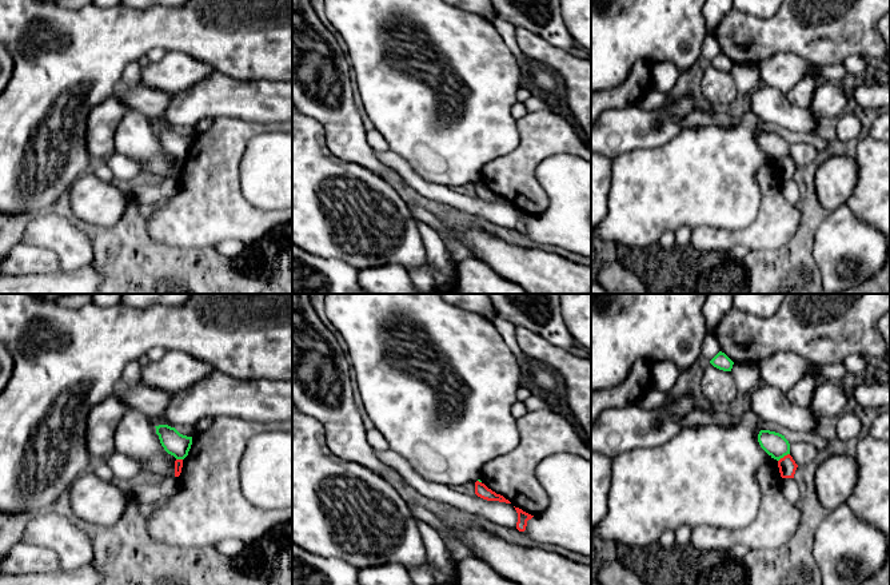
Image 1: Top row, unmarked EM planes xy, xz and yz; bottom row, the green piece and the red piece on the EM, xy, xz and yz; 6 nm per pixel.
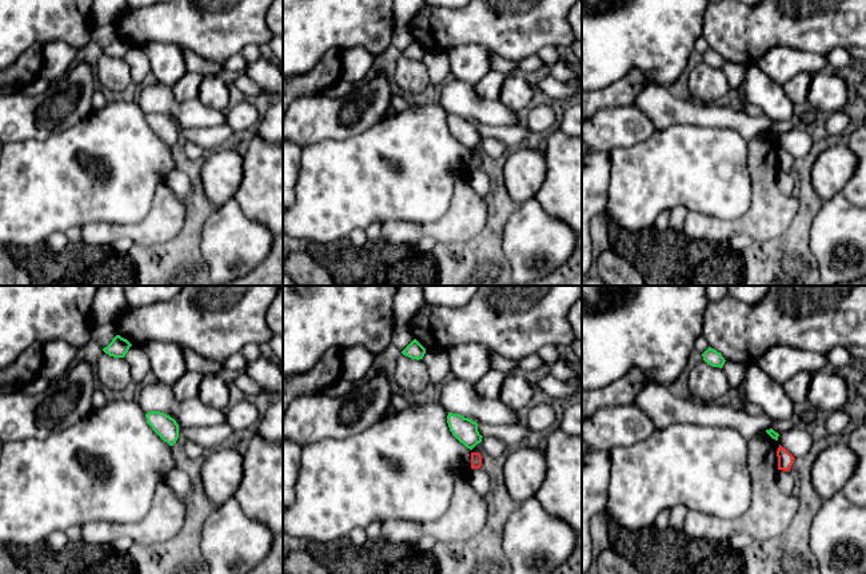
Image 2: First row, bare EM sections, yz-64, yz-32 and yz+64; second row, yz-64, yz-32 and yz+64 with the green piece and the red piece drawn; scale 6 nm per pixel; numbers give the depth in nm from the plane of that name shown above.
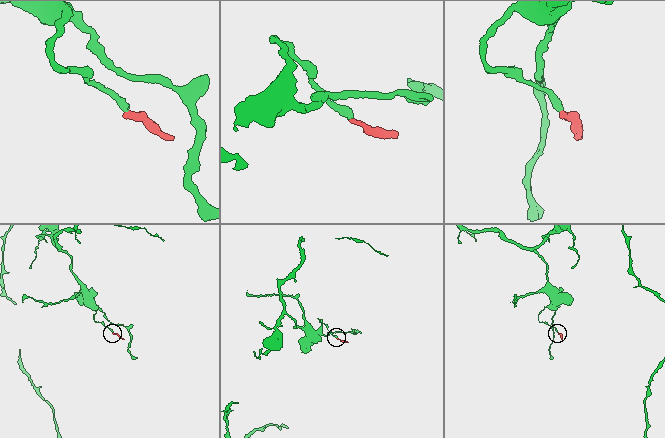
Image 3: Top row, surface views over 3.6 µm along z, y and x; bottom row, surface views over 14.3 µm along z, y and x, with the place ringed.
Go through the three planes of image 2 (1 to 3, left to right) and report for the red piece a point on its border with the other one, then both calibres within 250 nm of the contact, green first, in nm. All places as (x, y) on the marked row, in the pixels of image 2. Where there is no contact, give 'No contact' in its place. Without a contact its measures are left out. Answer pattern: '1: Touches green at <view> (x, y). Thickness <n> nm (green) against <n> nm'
1: No contact
2: No contact
3: No contact

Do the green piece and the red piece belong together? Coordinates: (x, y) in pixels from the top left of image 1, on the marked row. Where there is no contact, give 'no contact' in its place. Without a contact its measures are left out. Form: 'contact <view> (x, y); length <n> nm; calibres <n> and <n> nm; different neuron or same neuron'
contact yz (783, 456); length 90 nm; calibres 140 and 110 nm; different neuron

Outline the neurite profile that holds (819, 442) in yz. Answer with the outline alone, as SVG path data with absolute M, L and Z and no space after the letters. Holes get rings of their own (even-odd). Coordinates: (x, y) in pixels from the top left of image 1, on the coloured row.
M759 422L758 426L754 429L754 434L757 439L761 430L770 430L770 431L779 433L789 441L790 445L794 442L805 442L805 441L813 442L818 451L827 449L830 445L829 439L823 438L822 435L810 437L807 434L786 430L782 426L777 426L774 423L767 423L767 422Z

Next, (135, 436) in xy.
M129 410L113 433L115 451L141 463L140 481L160 481L175 475L175 461L171 461L161 446L156 427L144 413Z

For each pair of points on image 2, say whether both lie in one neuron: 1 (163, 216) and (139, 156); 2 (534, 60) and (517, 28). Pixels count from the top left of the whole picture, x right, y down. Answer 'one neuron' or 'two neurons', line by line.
1: two neurons
2: two neurons

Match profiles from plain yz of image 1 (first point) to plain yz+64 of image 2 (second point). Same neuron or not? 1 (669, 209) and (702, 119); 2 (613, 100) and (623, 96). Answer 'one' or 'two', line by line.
1: two
2: one

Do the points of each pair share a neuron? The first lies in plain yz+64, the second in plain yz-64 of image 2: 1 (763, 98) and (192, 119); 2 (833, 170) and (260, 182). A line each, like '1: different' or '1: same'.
1: same
2: different

